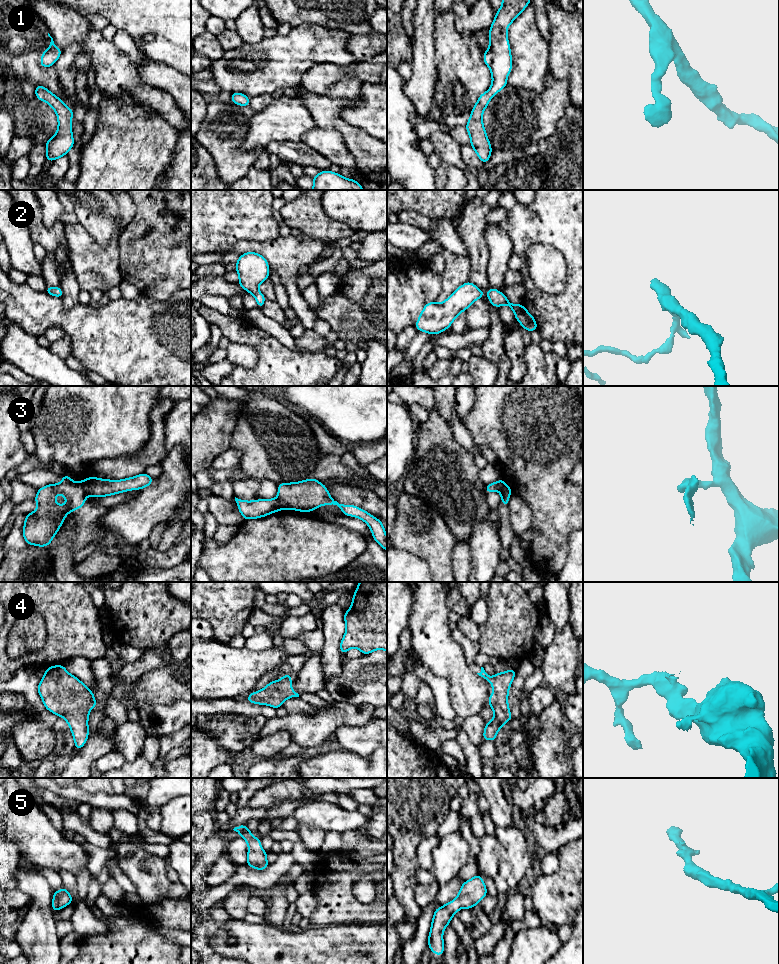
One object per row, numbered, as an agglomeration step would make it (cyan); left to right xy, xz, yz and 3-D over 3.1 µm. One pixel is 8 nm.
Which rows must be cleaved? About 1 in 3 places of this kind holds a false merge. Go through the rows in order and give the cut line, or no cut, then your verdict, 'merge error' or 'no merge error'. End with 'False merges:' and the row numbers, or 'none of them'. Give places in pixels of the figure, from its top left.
1: no cut; no merge error
2: no cut; no merge error
3: cut in xy along (80, 482), (86, 495); merge error
4: no cut; no merge error
5: no cut; no merge error
False merges: 3

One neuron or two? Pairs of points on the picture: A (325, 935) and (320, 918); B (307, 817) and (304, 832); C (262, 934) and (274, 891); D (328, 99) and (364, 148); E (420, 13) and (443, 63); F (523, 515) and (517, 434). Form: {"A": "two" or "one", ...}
{"A": "two", "B": "two", "C": "two", "D": "one", "E": "two", "F": "two"}

